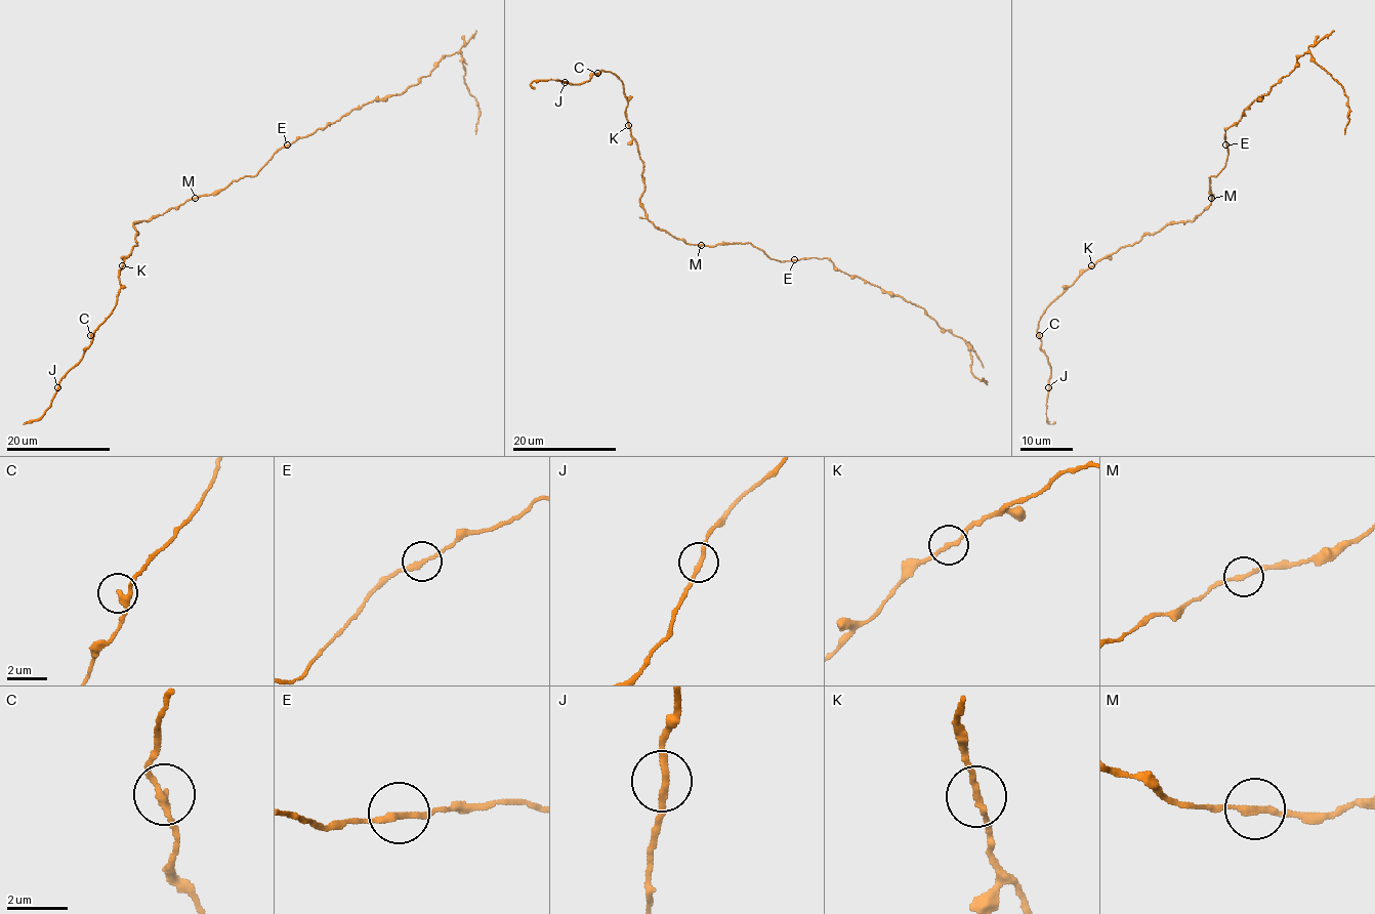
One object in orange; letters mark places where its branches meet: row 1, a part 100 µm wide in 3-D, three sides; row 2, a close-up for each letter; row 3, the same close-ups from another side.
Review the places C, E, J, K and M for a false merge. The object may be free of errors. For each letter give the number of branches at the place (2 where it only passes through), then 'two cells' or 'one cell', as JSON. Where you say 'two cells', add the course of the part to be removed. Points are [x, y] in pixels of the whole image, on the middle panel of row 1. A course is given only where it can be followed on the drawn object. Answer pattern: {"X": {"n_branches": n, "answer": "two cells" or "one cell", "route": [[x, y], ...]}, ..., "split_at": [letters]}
{"C": {"n_branches": 2, "answer": "one cell"}, "E": {"n_branches": 2, "answer": "two cells", "route": [[794, 259], [828, 257], [838, 269], [920, 305], [941, 328], [968, 343], [971, 372], [986, 382], [983, 377]]}, "J": {"n_branches": 2, "answer": "one cell"}, "K": {"n_branches": 2, "answer": "one cell"}, "M": {"n_branches": 2, "answer": "one cell"}, "split_at": ["E"]}

